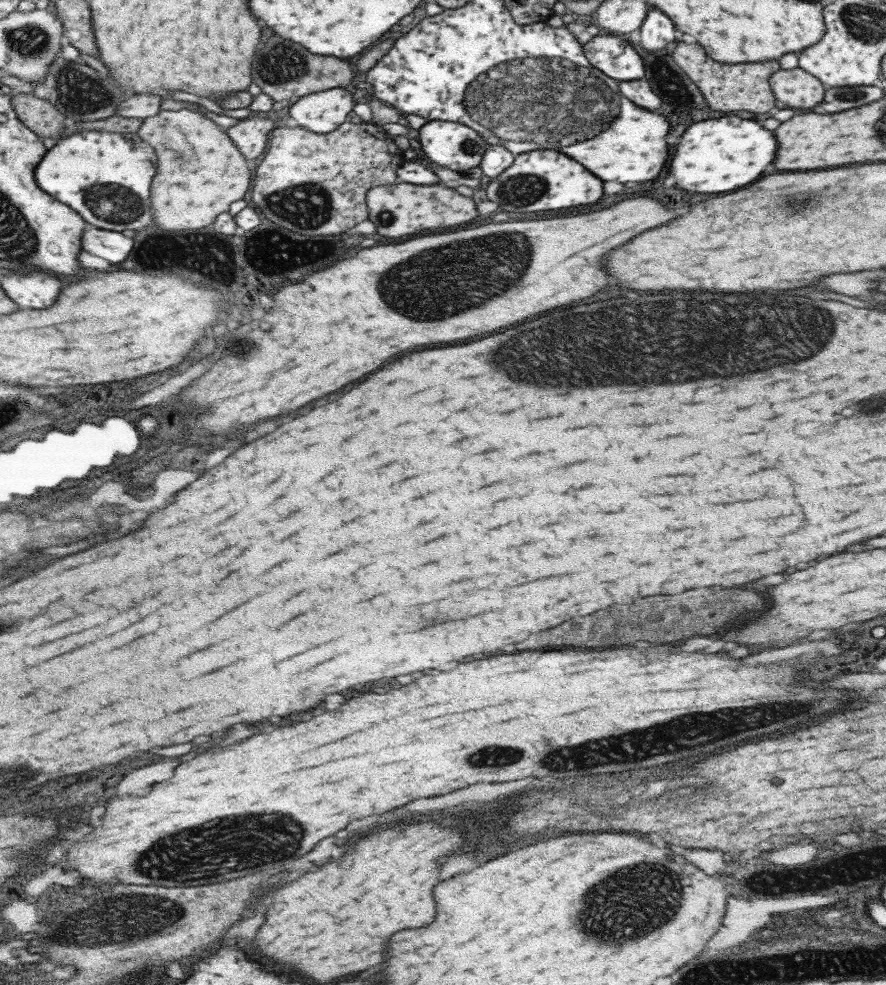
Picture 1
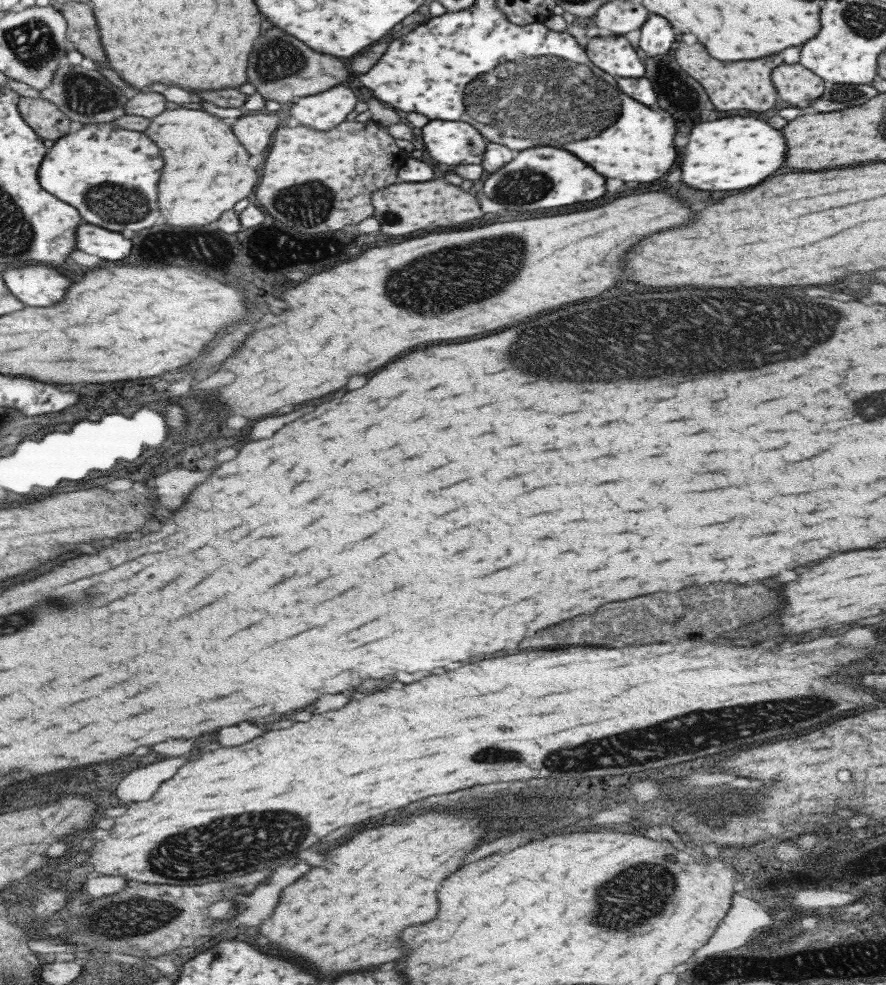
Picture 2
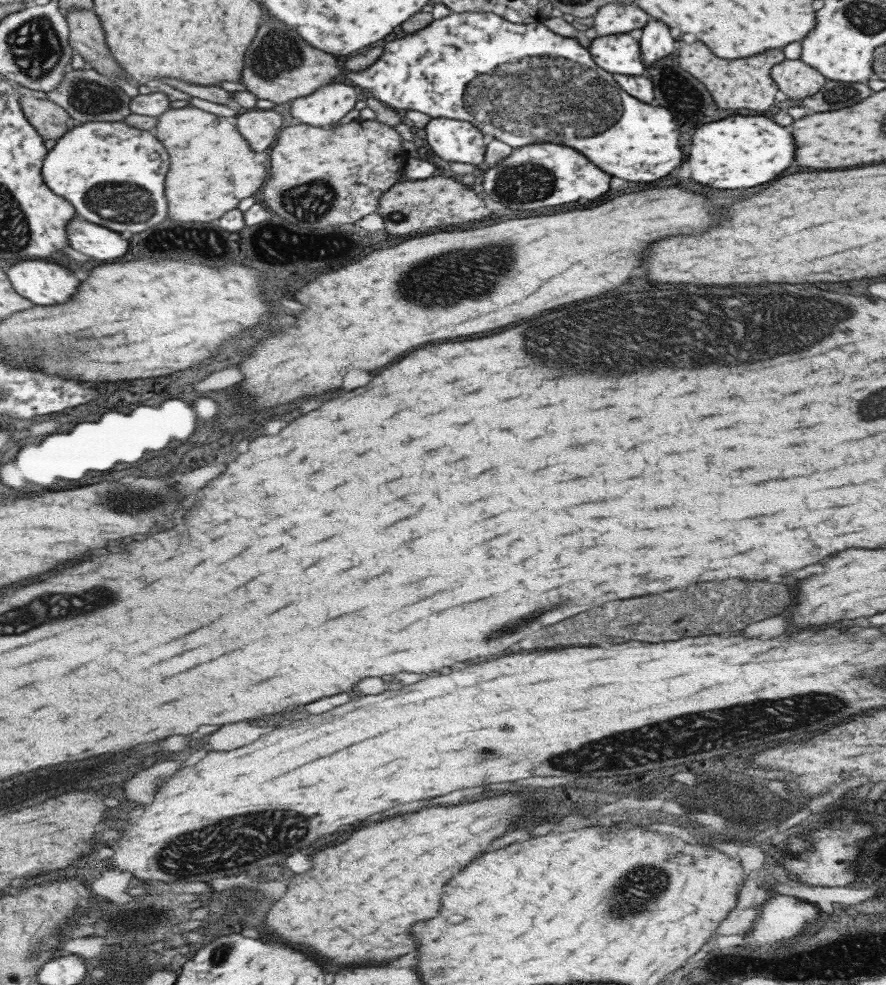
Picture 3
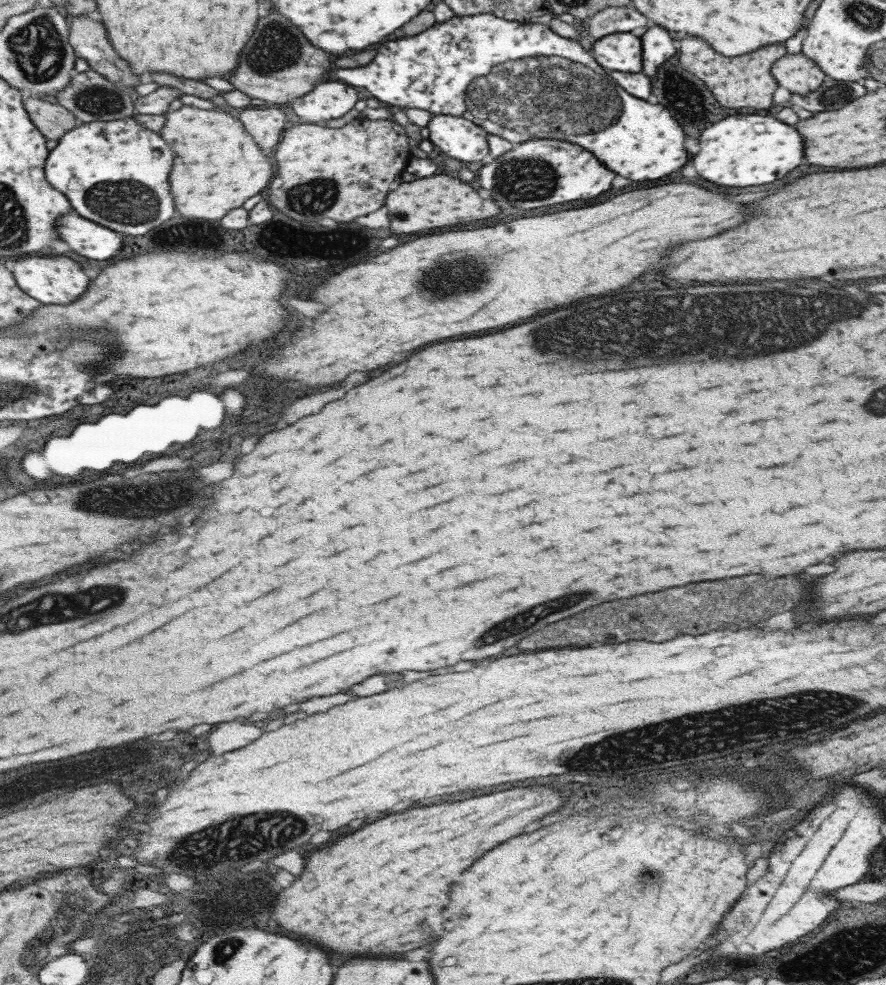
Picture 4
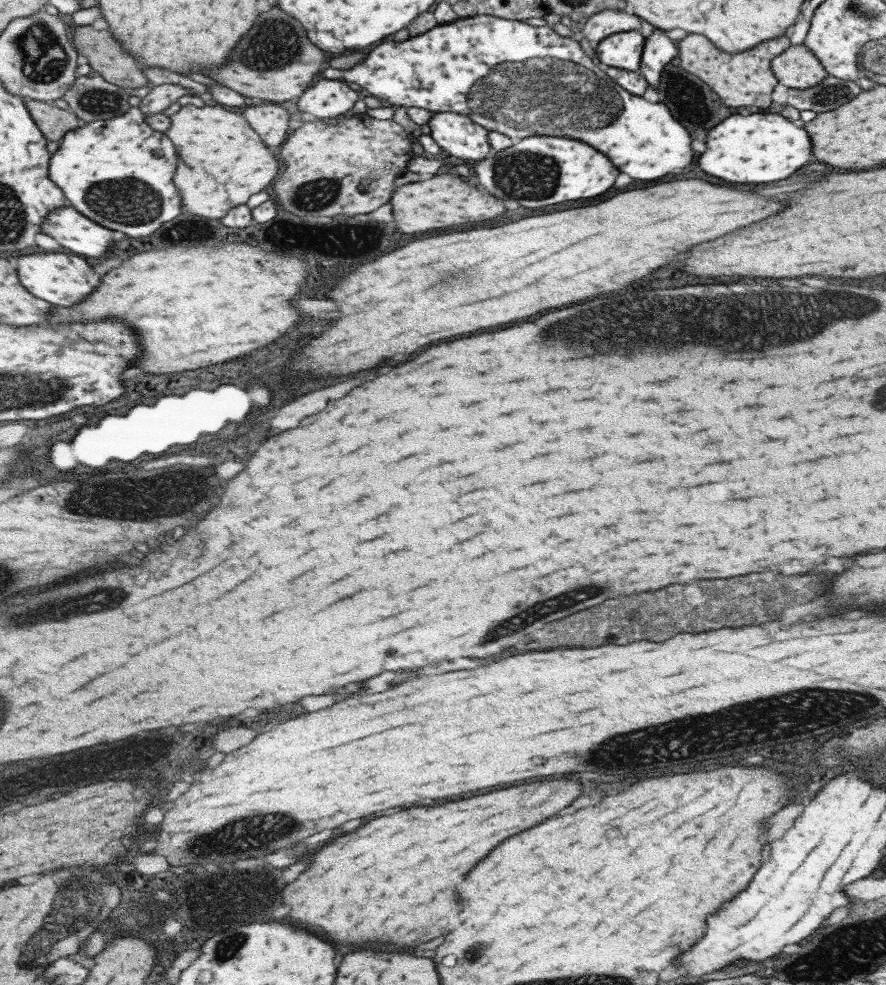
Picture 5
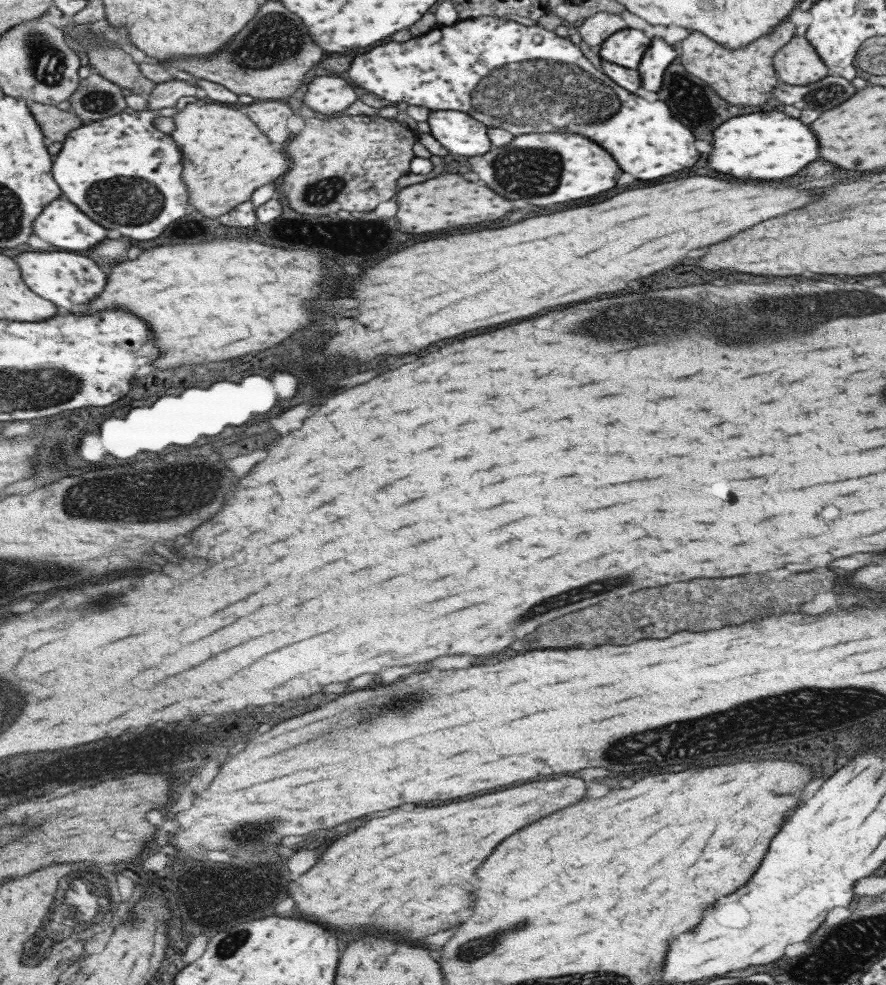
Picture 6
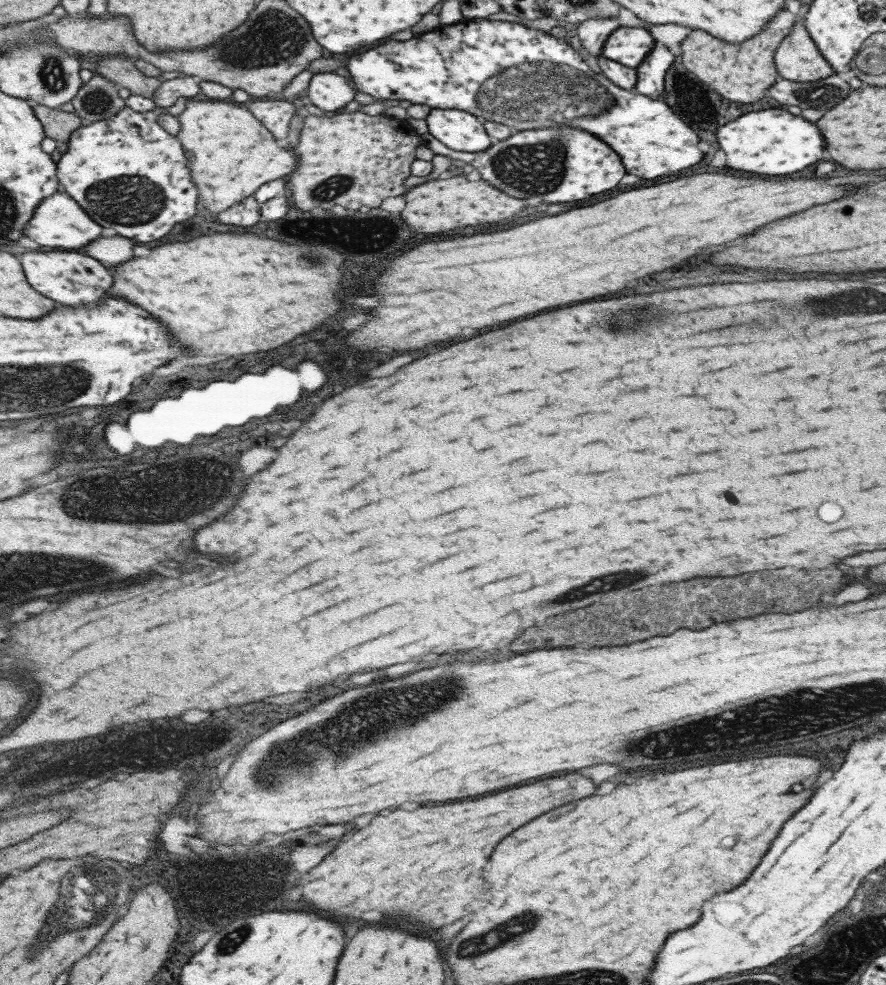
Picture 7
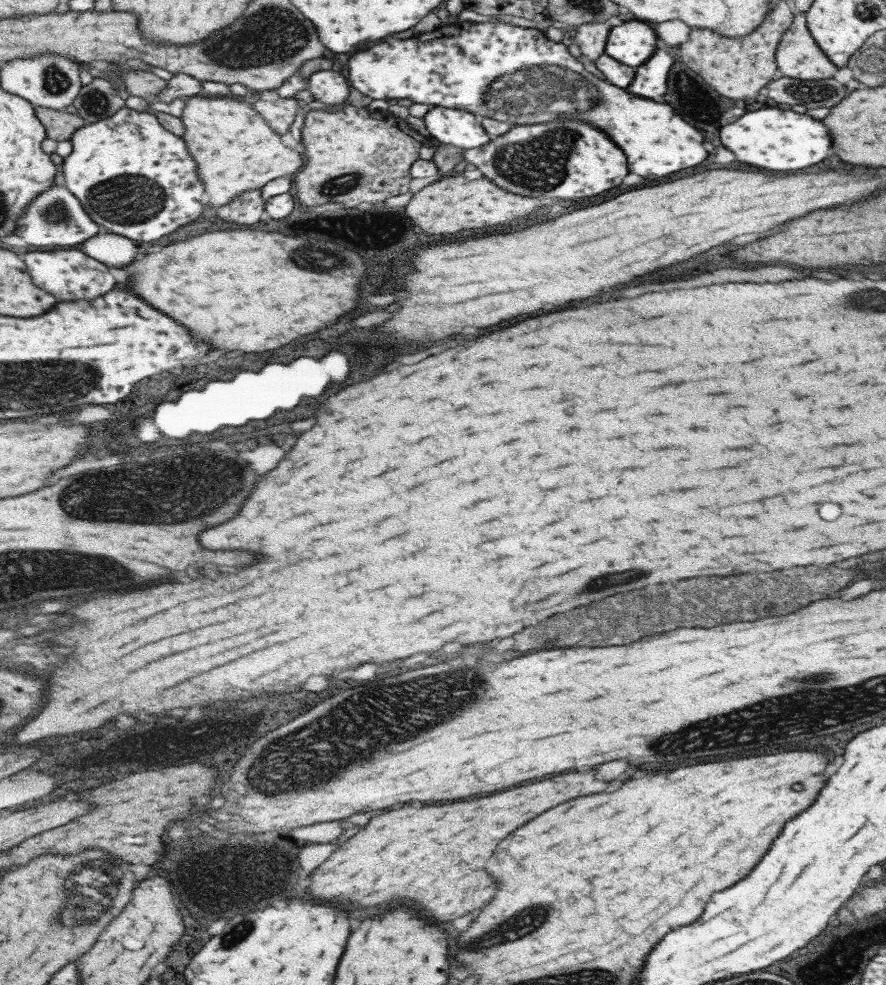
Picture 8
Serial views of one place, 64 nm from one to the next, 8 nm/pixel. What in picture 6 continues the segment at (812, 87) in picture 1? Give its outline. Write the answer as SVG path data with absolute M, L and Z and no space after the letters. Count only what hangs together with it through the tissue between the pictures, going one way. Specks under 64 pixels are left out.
M791 36L773 55L772 66L778 80L791 86L805 86L830 74L804 36Z

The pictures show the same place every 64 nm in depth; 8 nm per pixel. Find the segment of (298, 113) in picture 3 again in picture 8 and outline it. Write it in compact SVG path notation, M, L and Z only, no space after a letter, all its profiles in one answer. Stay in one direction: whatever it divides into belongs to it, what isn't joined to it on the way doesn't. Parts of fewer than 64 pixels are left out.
M323 70L309 75L306 90L317 102L335 106L347 100L345 96L349 96L349 82L342 70Z

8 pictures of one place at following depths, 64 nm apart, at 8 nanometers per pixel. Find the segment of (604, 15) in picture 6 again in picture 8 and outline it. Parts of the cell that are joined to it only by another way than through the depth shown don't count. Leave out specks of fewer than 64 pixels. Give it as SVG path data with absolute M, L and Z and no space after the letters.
M609 18L601 22L586 22L575 29L571 39L581 51L581 55L594 61L598 56L604 54L604 44L609 30L615 26L617 18Z

